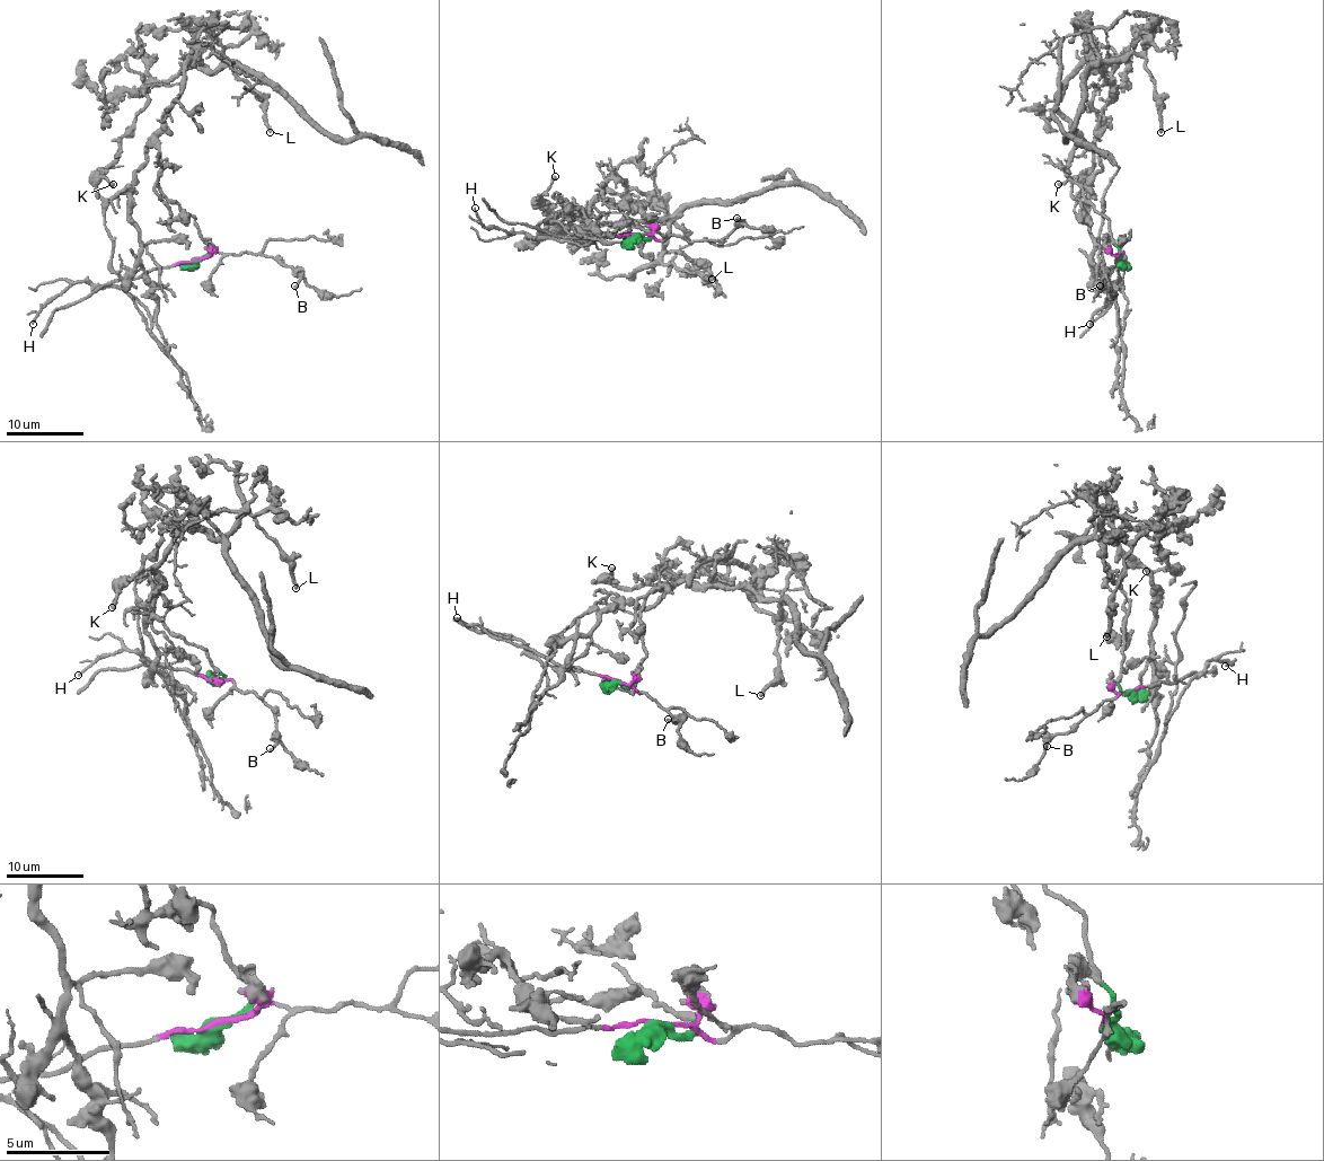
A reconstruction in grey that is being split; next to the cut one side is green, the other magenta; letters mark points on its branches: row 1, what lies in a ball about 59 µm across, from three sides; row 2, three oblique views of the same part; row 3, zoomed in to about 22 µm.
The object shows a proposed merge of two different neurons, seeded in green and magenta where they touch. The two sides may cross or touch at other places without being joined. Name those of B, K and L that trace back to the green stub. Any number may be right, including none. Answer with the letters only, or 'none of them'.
K, L

